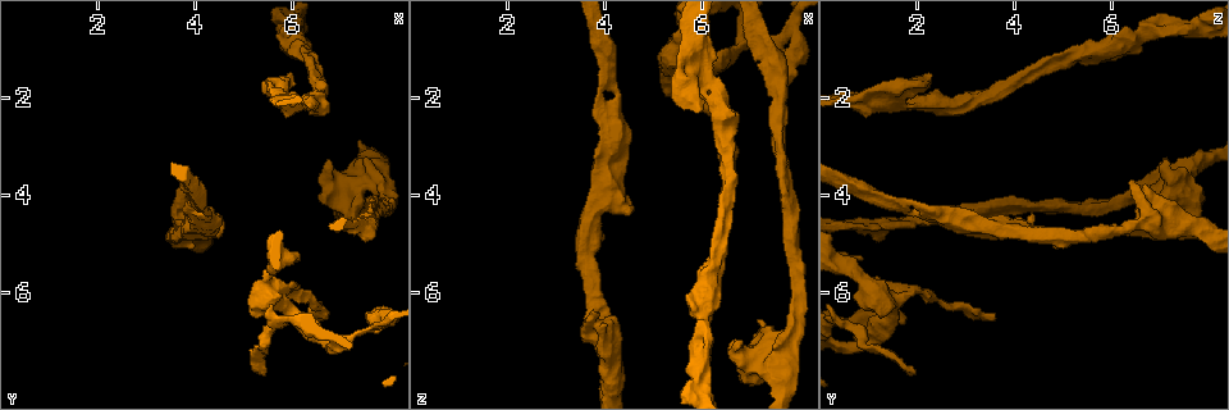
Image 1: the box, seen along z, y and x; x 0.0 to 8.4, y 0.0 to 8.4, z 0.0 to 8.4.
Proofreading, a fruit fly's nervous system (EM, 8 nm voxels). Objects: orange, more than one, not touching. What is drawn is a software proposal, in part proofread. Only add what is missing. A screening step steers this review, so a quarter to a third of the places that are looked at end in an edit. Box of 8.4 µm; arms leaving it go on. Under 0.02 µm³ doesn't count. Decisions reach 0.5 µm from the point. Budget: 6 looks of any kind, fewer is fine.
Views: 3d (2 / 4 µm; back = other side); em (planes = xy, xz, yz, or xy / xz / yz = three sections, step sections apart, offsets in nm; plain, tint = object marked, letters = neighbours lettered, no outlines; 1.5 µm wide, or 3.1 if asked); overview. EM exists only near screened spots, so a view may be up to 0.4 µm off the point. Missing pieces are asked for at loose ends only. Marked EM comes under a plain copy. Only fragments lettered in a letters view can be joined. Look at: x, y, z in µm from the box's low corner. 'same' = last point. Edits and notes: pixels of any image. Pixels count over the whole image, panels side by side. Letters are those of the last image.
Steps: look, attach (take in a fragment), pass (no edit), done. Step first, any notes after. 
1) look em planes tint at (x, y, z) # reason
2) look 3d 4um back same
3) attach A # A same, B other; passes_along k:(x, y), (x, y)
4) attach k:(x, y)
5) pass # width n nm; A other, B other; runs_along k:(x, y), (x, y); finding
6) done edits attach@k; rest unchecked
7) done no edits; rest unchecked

look em xy step 8 tint at (7.75, 6.50, 1.70)

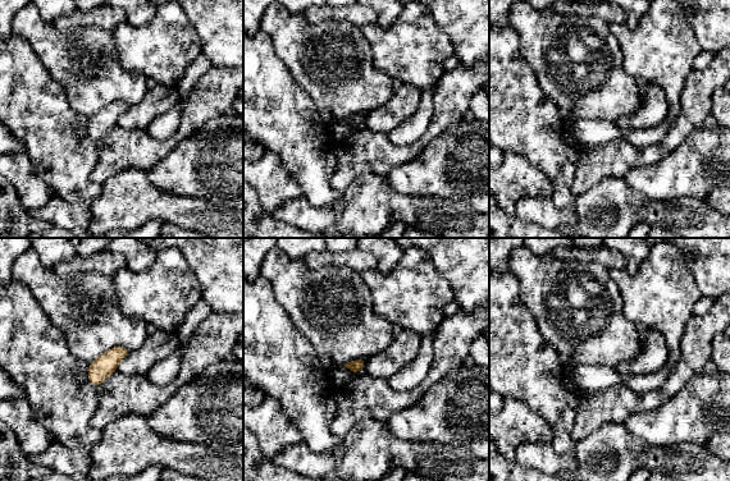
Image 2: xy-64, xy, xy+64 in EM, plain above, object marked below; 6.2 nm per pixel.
look em planes tint same

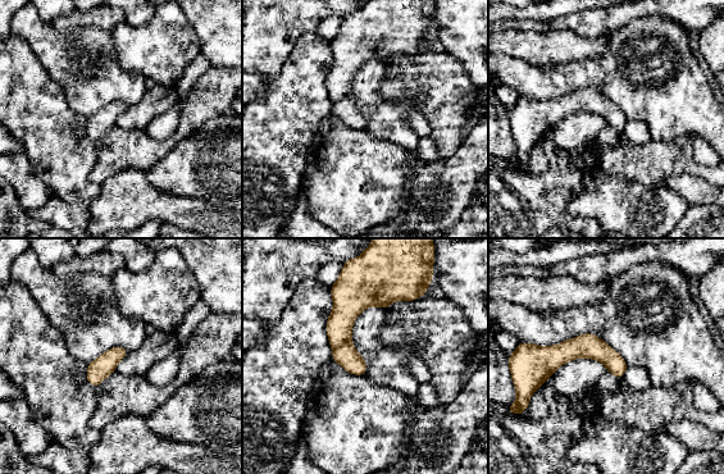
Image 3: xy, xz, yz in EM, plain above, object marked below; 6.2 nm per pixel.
look em planes letters same # see the neighbours

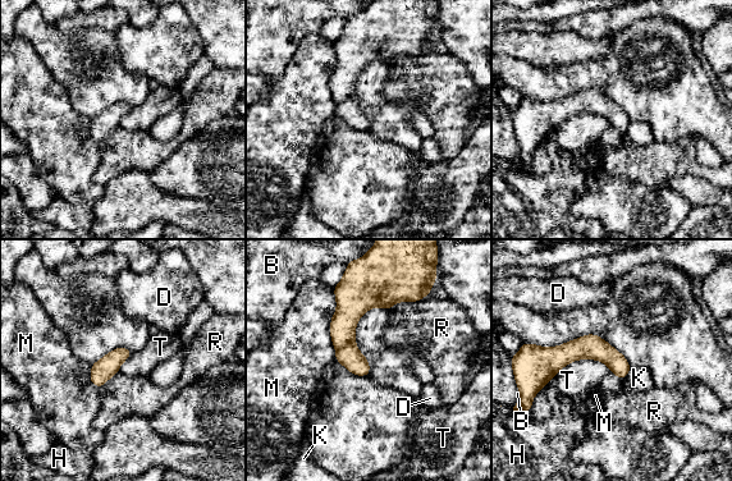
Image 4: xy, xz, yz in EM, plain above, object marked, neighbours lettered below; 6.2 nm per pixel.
pass # B other, D other, H other, K other, M other, R other, T other; border 4:(378, 306), (355, 330), (369, 375); none of them fits

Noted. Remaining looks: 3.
look em planes letters at (3.75, 3.70, 6.30) # free end

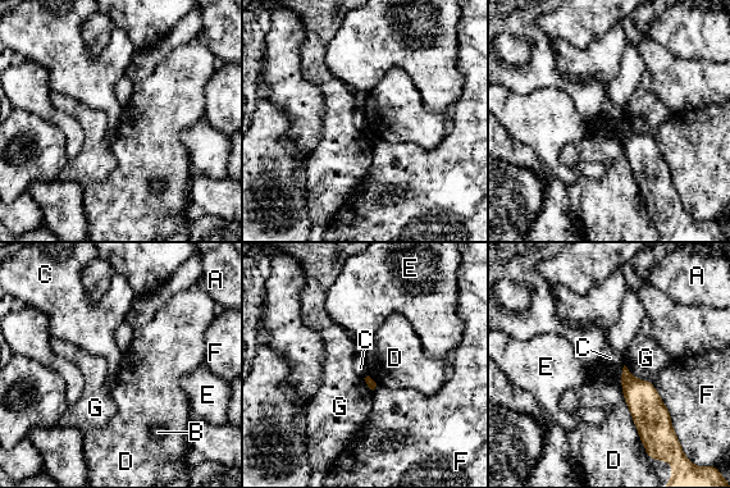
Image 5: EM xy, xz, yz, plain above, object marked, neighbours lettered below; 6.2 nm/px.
pass # A other, B other, C other, D other, E other, F other, G other; border 5:(624, 364), (620, 378); no lettered fragment goes on from it

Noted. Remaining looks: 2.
look em yz step 4 letters at (6.75, 3.30, 7.10) # thick end

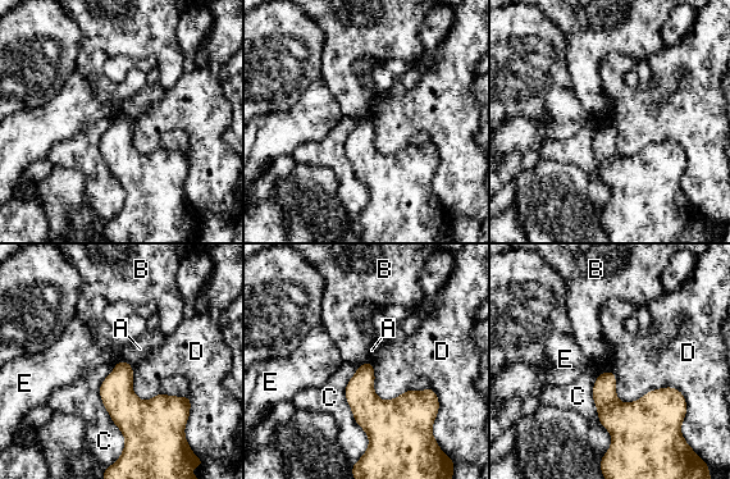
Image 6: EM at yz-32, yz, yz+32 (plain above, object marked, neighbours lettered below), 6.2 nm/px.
pass # longest_contact D 600 nm; A other, B other, C other, D other, E other; none of them fits

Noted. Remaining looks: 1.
done no edits; rest unchecked

